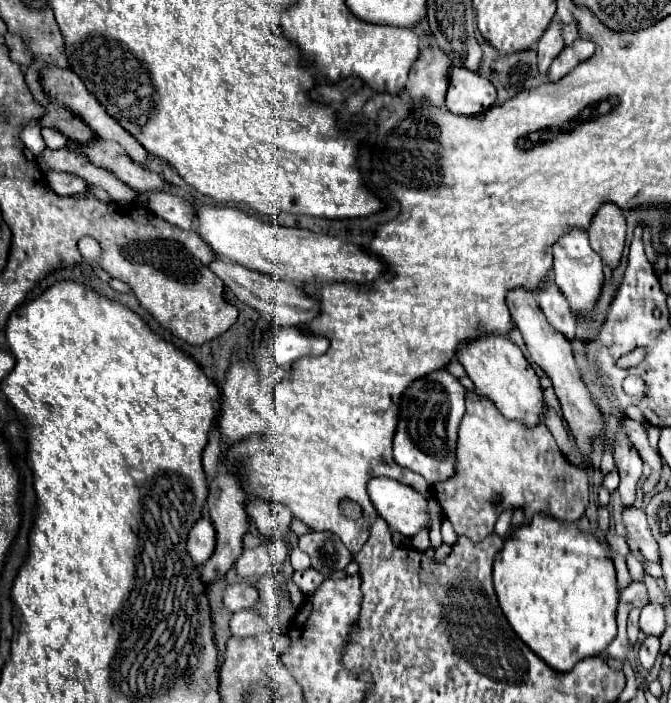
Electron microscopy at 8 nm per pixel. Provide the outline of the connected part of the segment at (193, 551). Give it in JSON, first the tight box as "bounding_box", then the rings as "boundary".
{"bounding_box":[187,518,215,566],"boundary":[[[209,518],[197,520],[197,524],[191,528],[187,538],[187,554],[195,560],[197,566],[201,566],[215,548],[215,530]]]}

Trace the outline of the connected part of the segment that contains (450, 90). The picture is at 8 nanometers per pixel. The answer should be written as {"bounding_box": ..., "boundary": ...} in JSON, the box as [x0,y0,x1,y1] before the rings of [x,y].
{"bounding_box":[445,68,497,116],"boundary":[[[449,68],[449,86],[447,86],[447,98],[445,106],[453,114],[471,116],[487,110],[495,104],[497,92],[493,84],[483,78],[477,72],[471,72],[467,68]]]}

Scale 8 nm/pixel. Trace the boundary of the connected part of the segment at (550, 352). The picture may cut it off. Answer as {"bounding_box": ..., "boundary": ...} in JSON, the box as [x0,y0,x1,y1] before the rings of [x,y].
{"bounding_box":[507,288,605,454],"boundary":[[[527,288],[509,290],[507,306],[509,306],[513,322],[517,324],[519,332],[523,334],[523,340],[527,344],[527,350],[529,350],[533,362],[551,378],[555,394],[557,394],[557,398],[561,402],[561,408],[563,408],[563,418],[567,420],[569,430],[573,432],[573,436],[579,444],[579,450],[583,454],[589,454],[591,440],[605,436],[605,424],[601,420],[601,410],[599,410],[597,402],[591,398],[589,390],[585,388],[585,384],[581,380],[581,374],[579,374],[577,364],[573,360],[569,340],[561,332],[555,332],[555,328],[551,328],[551,324],[543,316],[539,304],[535,302],[535,294],[531,290],[527,290]]]}

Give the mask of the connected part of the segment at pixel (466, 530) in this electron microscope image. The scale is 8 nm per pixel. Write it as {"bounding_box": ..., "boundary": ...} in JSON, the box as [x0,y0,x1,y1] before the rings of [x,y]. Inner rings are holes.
{"bounding_box":[433,392,589,542],"boundary":[[[475,392],[465,394],[465,416],[459,424],[457,436],[457,454],[455,454],[455,474],[443,482],[433,484],[433,496],[439,502],[445,518],[451,520],[457,534],[467,536],[469,540],[481,542],[493,532],[497,516],[509,508],[525,508],[525,520],[531,520],[535,512],[545,512],[547,516],[555,516],[559,520],[575,522],[583,516],[589,504],[589,480],[583,470],[577,470],[571,462],[567,462],[565,454],[559,450],[555,438],[543,422],[535,426],[527,426],[521,420],[507,420],[501,412],[497,412],[495,404],[485,396]]]}

